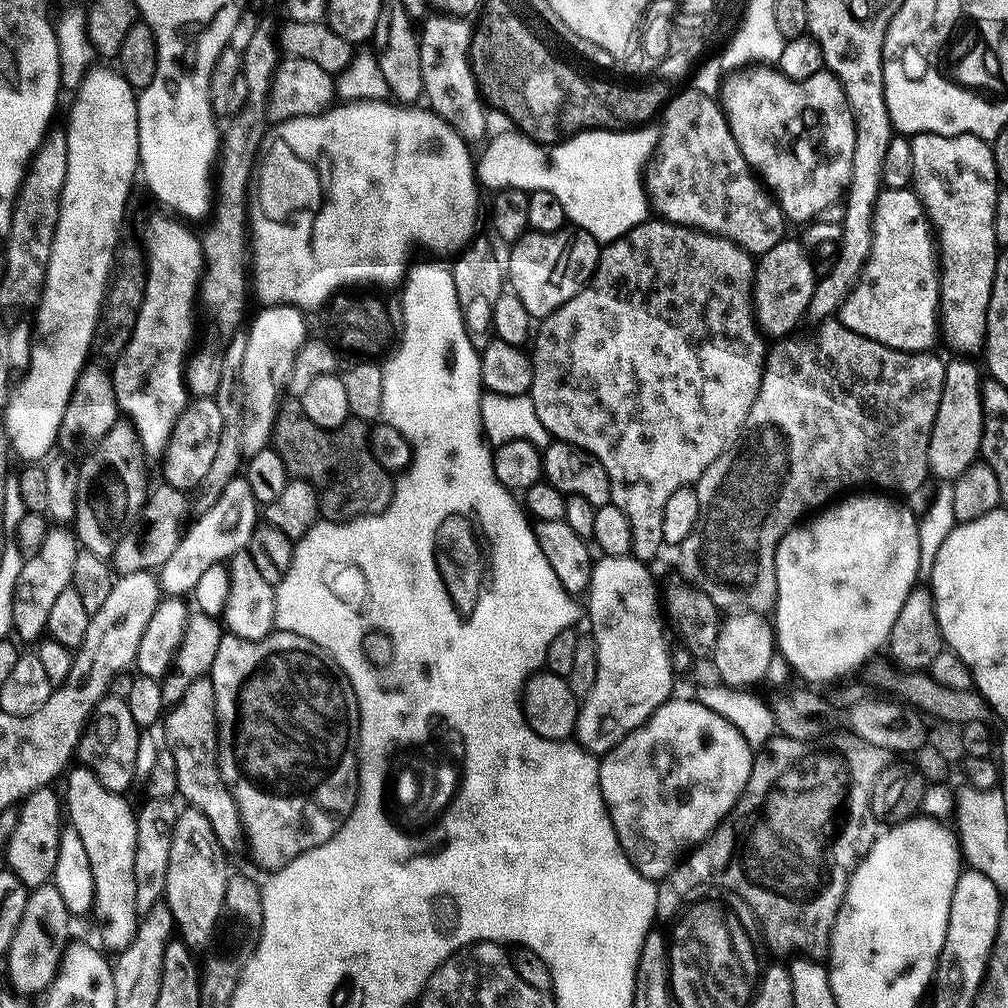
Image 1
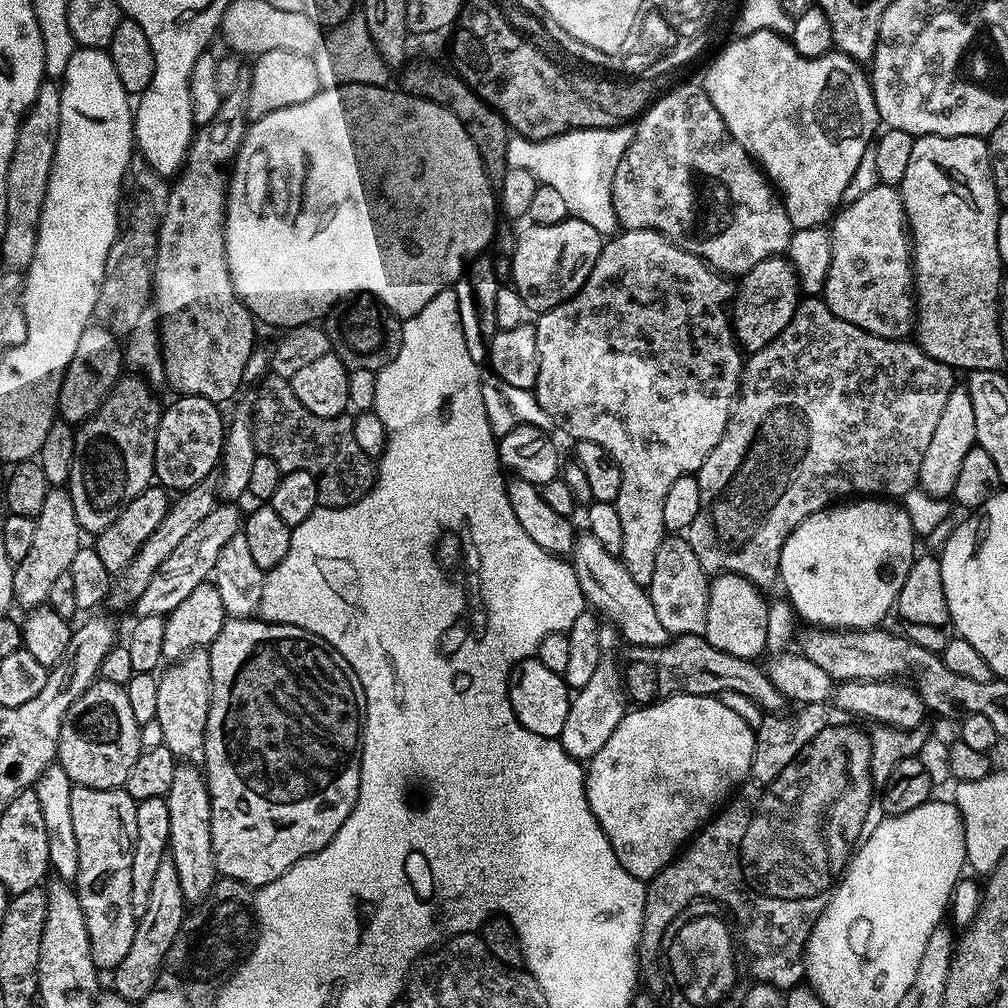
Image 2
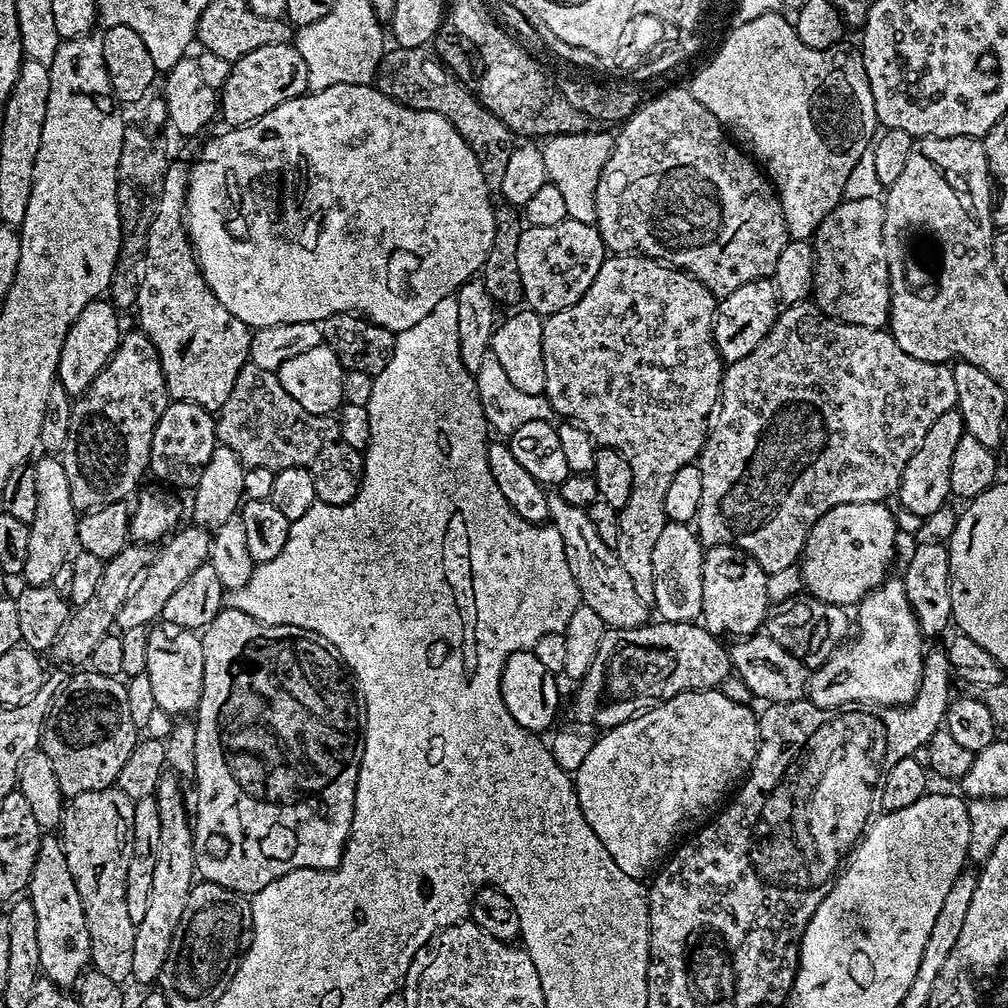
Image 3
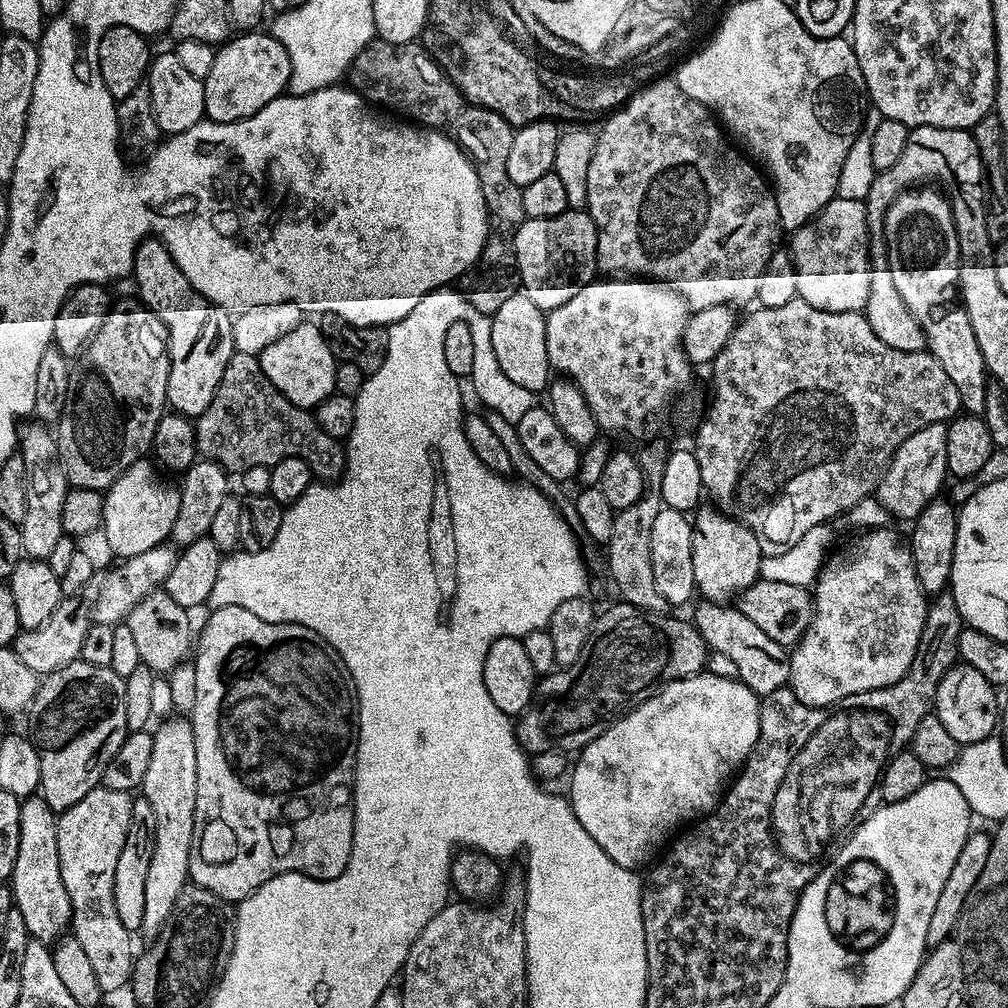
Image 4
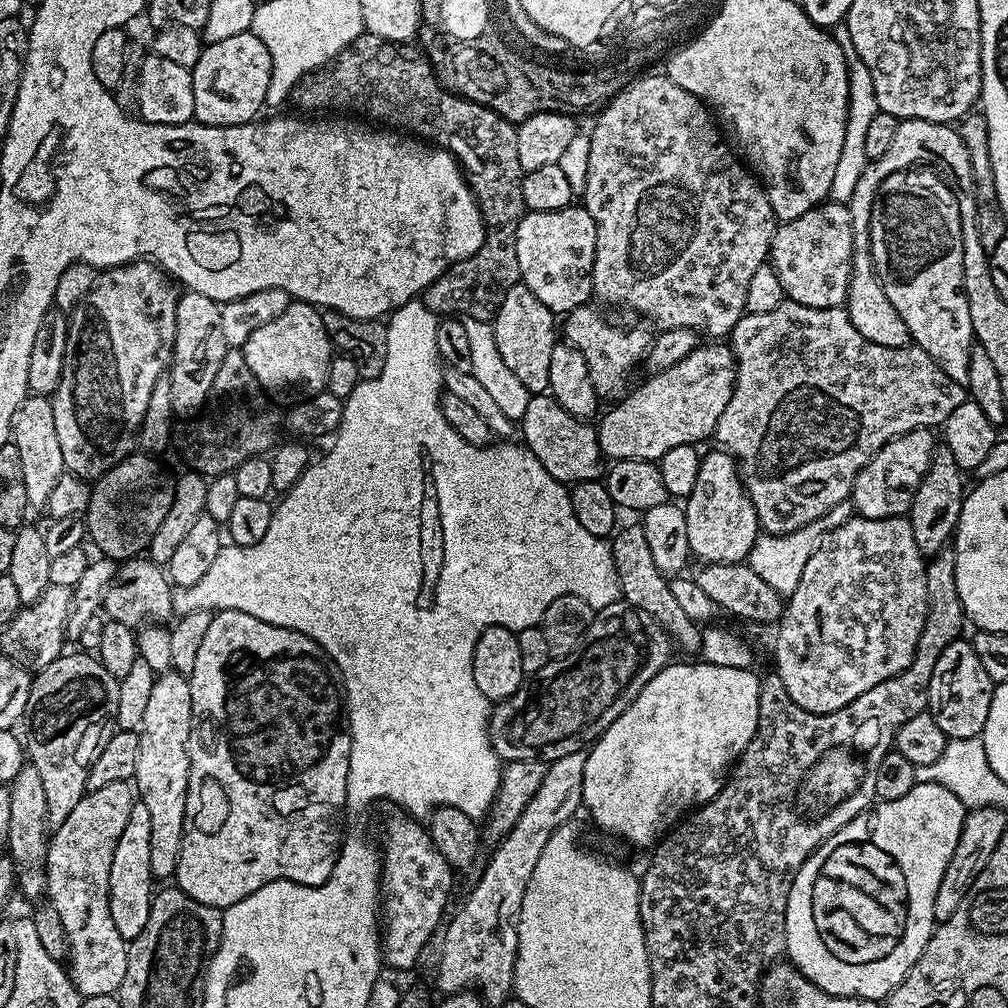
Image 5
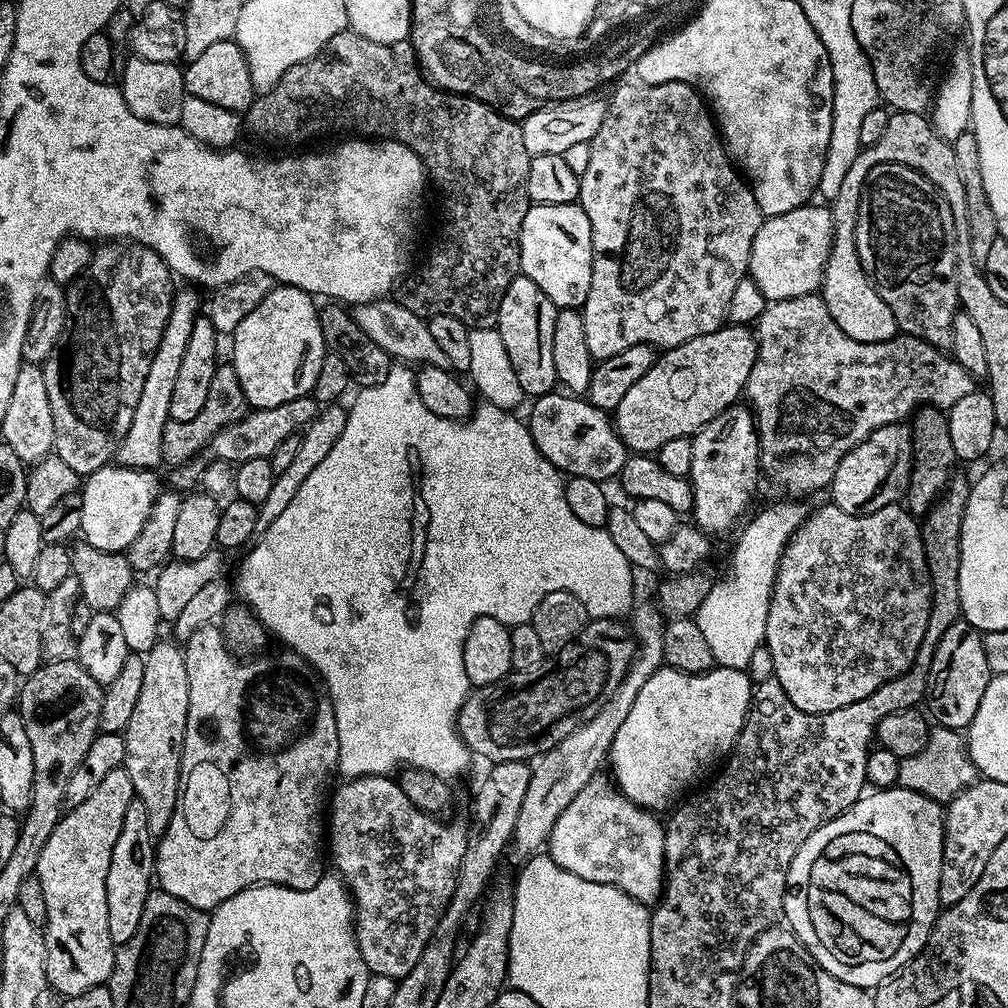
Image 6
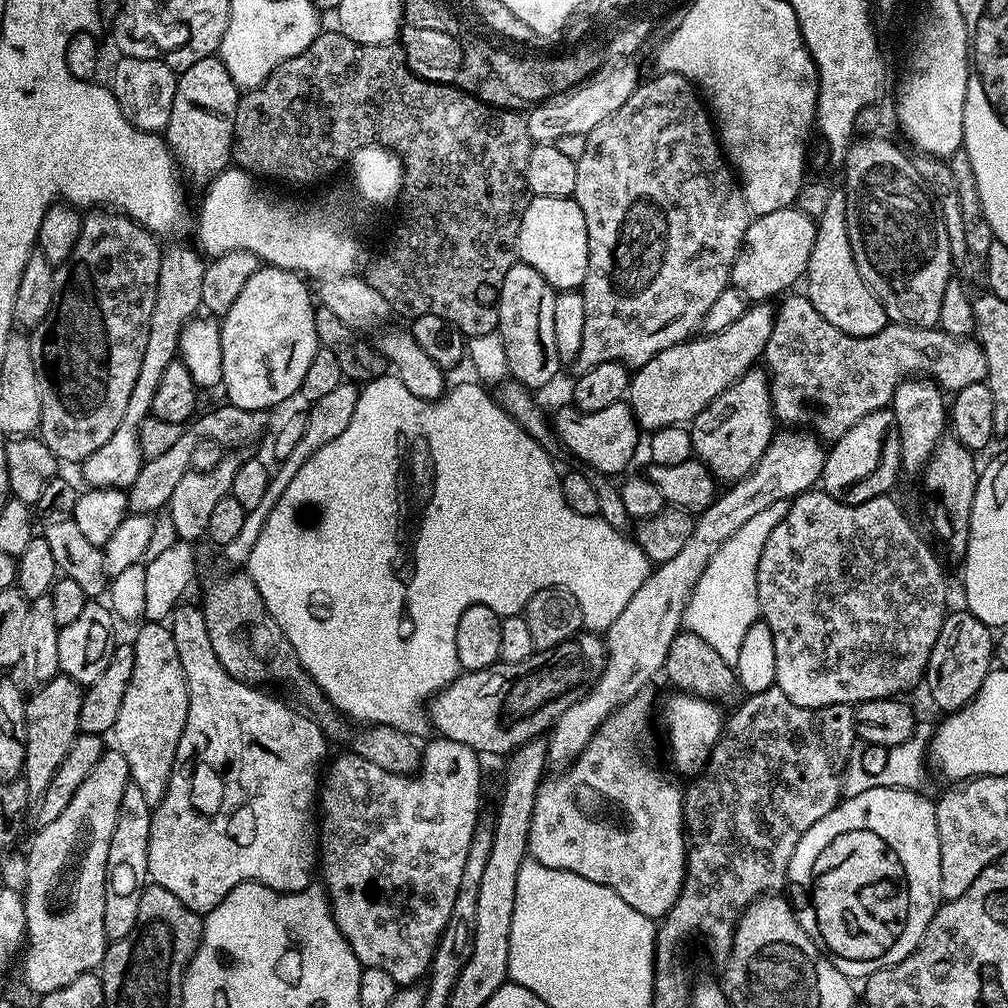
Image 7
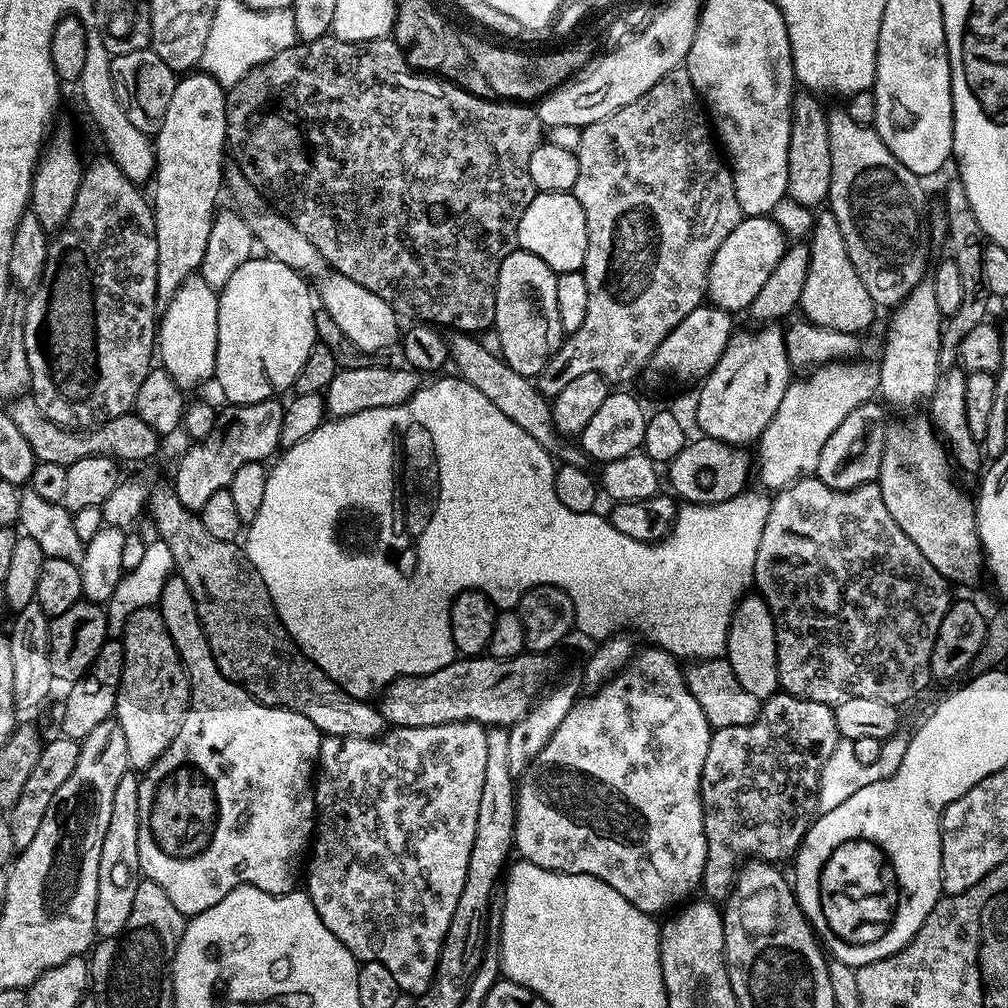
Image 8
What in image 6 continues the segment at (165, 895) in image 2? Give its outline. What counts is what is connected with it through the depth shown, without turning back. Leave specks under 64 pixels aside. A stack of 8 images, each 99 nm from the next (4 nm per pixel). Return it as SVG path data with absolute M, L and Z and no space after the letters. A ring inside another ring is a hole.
M161 639L152 649L143 653L142 690L139 691L138 702L134 705L134 714L122 733L126 746L122 767L130 774L130 782L136 791L135 799L140 800L142 806L146 806L146 819L150 825L150 834L154 838L159 838L166 826L170 826L170 818L174 814L174 806L180 793L180 755L184 749L186 718L190 706L190 682L186 682L184 650L179 643L169 640Z

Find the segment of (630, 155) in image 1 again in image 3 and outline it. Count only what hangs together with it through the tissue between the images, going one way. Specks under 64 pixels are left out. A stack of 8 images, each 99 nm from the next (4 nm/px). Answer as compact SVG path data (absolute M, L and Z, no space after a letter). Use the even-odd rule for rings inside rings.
M593 130L577 136L553 136L543 141L542 151L548 178L550 183L558 186L558 190L566 202L568 219L595 224L594 198L596 197L596 187L602 166L606 162L606 158L612 153L613 139L614 136L611 131L608 133Z

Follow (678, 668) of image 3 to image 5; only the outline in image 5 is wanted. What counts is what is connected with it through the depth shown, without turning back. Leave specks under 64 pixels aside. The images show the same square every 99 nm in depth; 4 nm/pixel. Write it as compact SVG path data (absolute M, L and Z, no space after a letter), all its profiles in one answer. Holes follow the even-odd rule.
M617 602L599 609L593 615L592 624L586 630L579 648L575 648L568 656L554 658L549 664L542 666L542 670L538 670L538 674L531 676L514 694L510 694L510 698L499 701L491 709L488 721L488 736L492 740L492 748L501 761L504 762L509 760L525 760L526 758L551 762L558 758L566 758L566 754L574 754L575 752L587 749L589 745L595 742L622 715L626 710L626 706L630 706L630 702L634 702L634 698L638 698L642 686L646 686L646 682L650 682L650 678L654 678L654 674L658 674L669 664L673 659L672 652L674 653L674 645L670 637L666 634L666 630L662 630L662 626L658 626L658 622L654 622L654 618L650 618L650 614L646 614L646 610L638 610L632 604L623 602Z

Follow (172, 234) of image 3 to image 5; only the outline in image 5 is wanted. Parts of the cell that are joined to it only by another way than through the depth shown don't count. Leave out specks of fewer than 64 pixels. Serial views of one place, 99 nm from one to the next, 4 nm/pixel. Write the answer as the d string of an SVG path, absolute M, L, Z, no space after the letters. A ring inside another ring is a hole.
M185 291L177 299L175 346L168 370L171 408L177 417L192 418L203 409L208 400L210 386L213 385L214 377L228 352L228 343L223 337L220 309L217 301L197 292Z

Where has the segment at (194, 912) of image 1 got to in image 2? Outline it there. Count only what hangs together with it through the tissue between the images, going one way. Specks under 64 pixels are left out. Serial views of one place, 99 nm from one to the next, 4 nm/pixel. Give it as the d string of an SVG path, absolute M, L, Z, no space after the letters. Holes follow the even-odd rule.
M177 763L174 782L164 797L166 810L170 810L170 838L168 851L178 870L178 882L182 882L182 894L189 905L195 906L210 894L218 879L214 846L210 834L210 794L208 782L201 771L190 763Z

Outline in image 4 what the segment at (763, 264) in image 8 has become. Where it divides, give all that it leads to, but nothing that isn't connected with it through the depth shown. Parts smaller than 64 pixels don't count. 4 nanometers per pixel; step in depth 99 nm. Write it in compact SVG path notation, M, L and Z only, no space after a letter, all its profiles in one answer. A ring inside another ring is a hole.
M831 200L810 224L791 233L792 264L796 267L799 299L827 312L863 312L870 298L868 215L864 201Z

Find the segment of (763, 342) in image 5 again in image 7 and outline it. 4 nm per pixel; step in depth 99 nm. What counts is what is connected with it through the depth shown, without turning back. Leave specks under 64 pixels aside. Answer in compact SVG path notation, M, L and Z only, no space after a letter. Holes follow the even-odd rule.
M785 295L775 309L773 333L770 334L762 357L763 367L770 377L772 414L779 423L780 420L784 423L781 425L803 426L815 433L821 441L831 442L842 438L842 434L866 418L866 414L888 408L896 387L909 378L935 380L948 394L987 381L986 354L979 339L952 336L939 327L915 328L909 324L891 322L873 336L851 336L838 330L838 326L830 326L830 322L826 322L826 318L814 310L807 295L792 295Z

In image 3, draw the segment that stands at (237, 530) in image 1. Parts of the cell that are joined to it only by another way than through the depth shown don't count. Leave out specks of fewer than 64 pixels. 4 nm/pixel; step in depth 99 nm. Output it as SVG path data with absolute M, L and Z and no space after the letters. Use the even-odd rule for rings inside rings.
M181 527L163 541L164 549L155 553L152 563L144 569L136 587L133 588L132 595L118 610L115 623L117 629L148 628L153 622L159 621L162 617L162 606L166 606L174 590L178 590L178 586L182 586L182 582L186 582L186 578L190 578L190 574L198 566L208 563L208 551L212 545L209 529L191 527Z

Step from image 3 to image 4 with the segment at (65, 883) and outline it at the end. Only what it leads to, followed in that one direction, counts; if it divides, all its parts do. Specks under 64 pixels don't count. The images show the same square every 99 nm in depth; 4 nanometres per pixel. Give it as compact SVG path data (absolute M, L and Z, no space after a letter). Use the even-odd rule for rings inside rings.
M33 794L21 799L18 858L10 881L13 905L22 914L22 922L26 922L29 937L46 945L65 935L72 922L70 896L66 894L66 886L62 886L62 866L58 866L57 819L58 813L50 810L43 796Z

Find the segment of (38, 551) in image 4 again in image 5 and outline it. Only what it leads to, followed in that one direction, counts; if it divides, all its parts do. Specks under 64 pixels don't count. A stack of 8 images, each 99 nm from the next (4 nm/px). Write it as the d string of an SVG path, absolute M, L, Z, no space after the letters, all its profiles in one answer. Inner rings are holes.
M30 394L24 399L22 406L18 406L12 419L10 443L18 446L18 454L22 457L22 479L26 482L28 508L47 509L50 493L58 484L58 478L66 472L62 462L62 445L58 443L58 433L54 427L54 410L49 397Z

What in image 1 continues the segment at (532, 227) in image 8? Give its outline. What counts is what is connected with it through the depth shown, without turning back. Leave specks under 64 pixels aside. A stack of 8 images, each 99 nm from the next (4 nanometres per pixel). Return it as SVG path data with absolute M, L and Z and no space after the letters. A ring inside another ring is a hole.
M575 226L559 228L557 232L527 231L511 245L512 253L506 256L506 280L511 291L526 306L529 317L549 316L558 306L570 302L585 284L592 279L600 261L601 243L589 232Z

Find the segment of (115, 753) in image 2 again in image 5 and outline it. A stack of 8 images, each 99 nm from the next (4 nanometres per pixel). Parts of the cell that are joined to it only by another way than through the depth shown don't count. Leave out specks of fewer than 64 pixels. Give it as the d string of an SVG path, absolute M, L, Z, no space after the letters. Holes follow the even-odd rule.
M83 650L69 651L67 654L61 654L54 662L50 662L50 666L46 666L42 671L32 676L32 685L30 686L30 698L26 698L26 710L24 711L24 719L22 721L22 743L26 749L27 759L34 766L34 770L38 770L38 774L42 777L42 787L46 794L46 814L48 815L49 829L54 830L58 826L62 826L62 822L66 822L66 818L70 818L70 814L74 810L74 806L78 806L78 802L88 791L86 786L86 778L90 766L94 762L94 758L104 747L110 742L110 738L118 731L116 727L116 715L118 714L118 690L120 689L120 681L114 678L114 674L110 674L110 670L106 670L106 666L102 666L99 659L95 655L89 654Z

